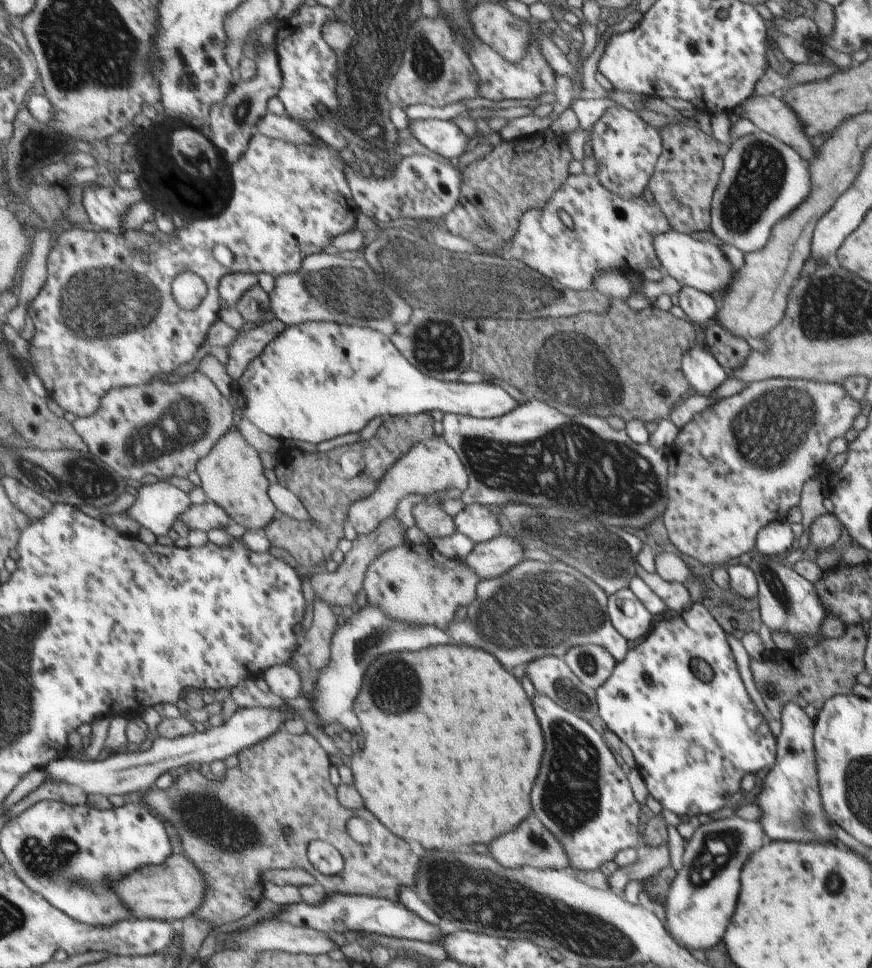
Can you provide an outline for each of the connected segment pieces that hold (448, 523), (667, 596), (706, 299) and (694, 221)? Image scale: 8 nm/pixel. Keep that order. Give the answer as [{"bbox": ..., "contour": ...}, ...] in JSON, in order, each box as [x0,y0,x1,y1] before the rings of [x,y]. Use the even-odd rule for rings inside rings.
[{"bbox":[413,503,459,538],"contour":[[[418,503],[413,508],[416,524],[430,538],[449,538],[459,532],[456,517],[442,507]]]},{"bbox":[636,563,690,612],"contour":[[[638,563],[636,564],[637,576],[646,582],[656,596],[668,606],[669,610],[676,612],[684,611],[686,606],[690,606],[690,592],[685,583],[678,581],[663,580],[656,572],[650,574],[646,572]]]},{"bbox":[677,286,718,324],"contour":[[[686,286],[677,295],[680,308],[692,322],[702,324],[715,318],[718,306],[715,297]]]},{"bbox":[648,124,725,235],"contour":[[[688,124],[660,127],[663,149],[648,188],[677,232],[710,235],[711,204],[719,186],[725,150],[712,136]]]}]

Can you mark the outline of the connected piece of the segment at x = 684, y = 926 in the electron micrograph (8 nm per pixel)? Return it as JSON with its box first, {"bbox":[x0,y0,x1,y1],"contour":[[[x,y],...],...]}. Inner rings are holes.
{"bbox":[666,816,768,950],"contour":[[[731,816],[722,820],[712,820],[708,824],[702,824],[690,840],[684,846],[684,867],[677,872],[672,882],[666,900],[666,922],[671,938],[684,949],[708,950],[714,948],[725,937],[728,922],[732,920],[738,892],[740,892],[740,872],[742,866],[748,862],[748,858],[760,850],[768,840],[767,830],[763,828],[763,822],[758,820],[745,820],[738,816]]]}

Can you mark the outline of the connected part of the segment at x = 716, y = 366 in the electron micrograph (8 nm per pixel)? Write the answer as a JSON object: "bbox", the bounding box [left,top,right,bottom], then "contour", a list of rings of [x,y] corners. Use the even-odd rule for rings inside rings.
{"bbox":[682,343,727,396],"contour":[[[700,343],[684,354],[682,372],[690,384],[691,393],[700,395],[710,396],[727,379],[726,370]]]}

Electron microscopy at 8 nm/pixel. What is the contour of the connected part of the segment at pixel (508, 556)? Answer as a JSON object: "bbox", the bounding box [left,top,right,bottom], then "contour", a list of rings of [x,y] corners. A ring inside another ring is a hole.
{"bbox":[465,534,524,579],"contour":[[[501,534],[476,544],[465,562],[472,572],[478,572],[483,579],[497,578],[523,562],[524,550],[520,540]]]}

